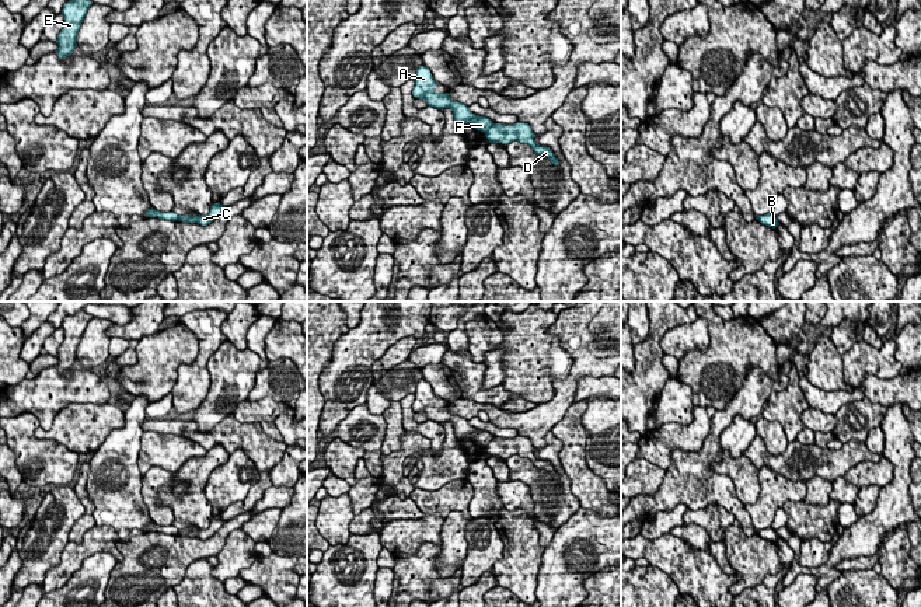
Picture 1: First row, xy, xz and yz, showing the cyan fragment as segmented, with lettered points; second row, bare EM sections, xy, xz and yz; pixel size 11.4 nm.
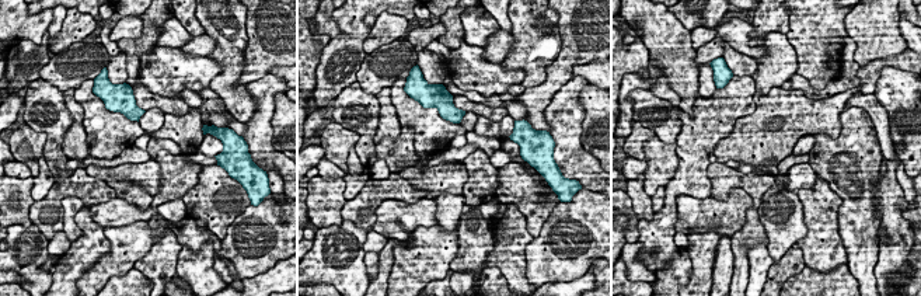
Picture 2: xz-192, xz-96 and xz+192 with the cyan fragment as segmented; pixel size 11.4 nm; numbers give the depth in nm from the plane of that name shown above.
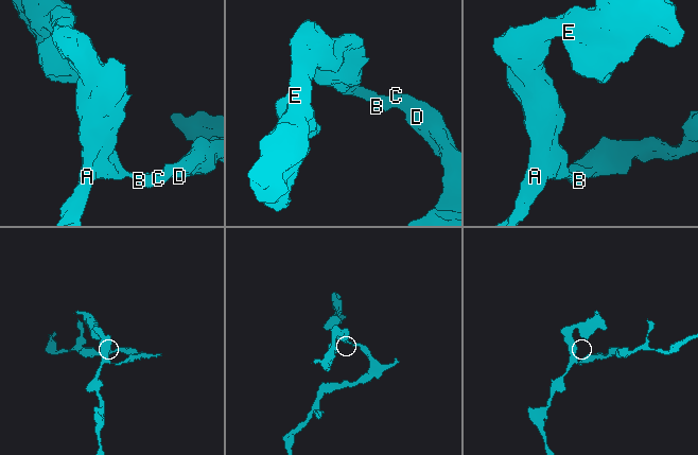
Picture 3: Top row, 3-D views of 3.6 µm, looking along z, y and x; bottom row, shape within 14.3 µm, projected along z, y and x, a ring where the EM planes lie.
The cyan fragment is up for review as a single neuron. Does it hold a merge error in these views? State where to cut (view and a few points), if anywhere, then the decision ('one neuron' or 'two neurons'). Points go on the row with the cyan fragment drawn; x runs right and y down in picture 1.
xz (494, 124), (485, 133) | two neurons

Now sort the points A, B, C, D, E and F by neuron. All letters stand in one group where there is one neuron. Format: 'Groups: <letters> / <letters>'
Groups: A E F / B C D

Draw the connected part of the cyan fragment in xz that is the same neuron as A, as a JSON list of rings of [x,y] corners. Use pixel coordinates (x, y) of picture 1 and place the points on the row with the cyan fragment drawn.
[[[419,66],[416,69],[414,80],[415,86],[412,90],[412,95],[415,98],[423,98],[429,107],[437,109],[450,108],[453,111],[454,122],[457,125],[471,122],[475,129],[484,133],[486,133],[489,128],[493,125],[493,122],[489,118],[475,115],[468,109],[467,105],[458,101],[453,101],[449,97],[449,93],[436,93],[436,81],[433,80],[433,76],[428,67]]]

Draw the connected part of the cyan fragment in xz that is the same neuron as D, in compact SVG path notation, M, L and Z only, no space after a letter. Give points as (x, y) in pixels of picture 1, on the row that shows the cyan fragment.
M516 122L513 125L493 123L489 130L485 133L489 143L502 143L509 144L514 140L528 144L533 147L535 154L547 157L552 164L558 165L559 161L547 146L540 146L535 143L535 133L531 130L531 126L524 122Z

